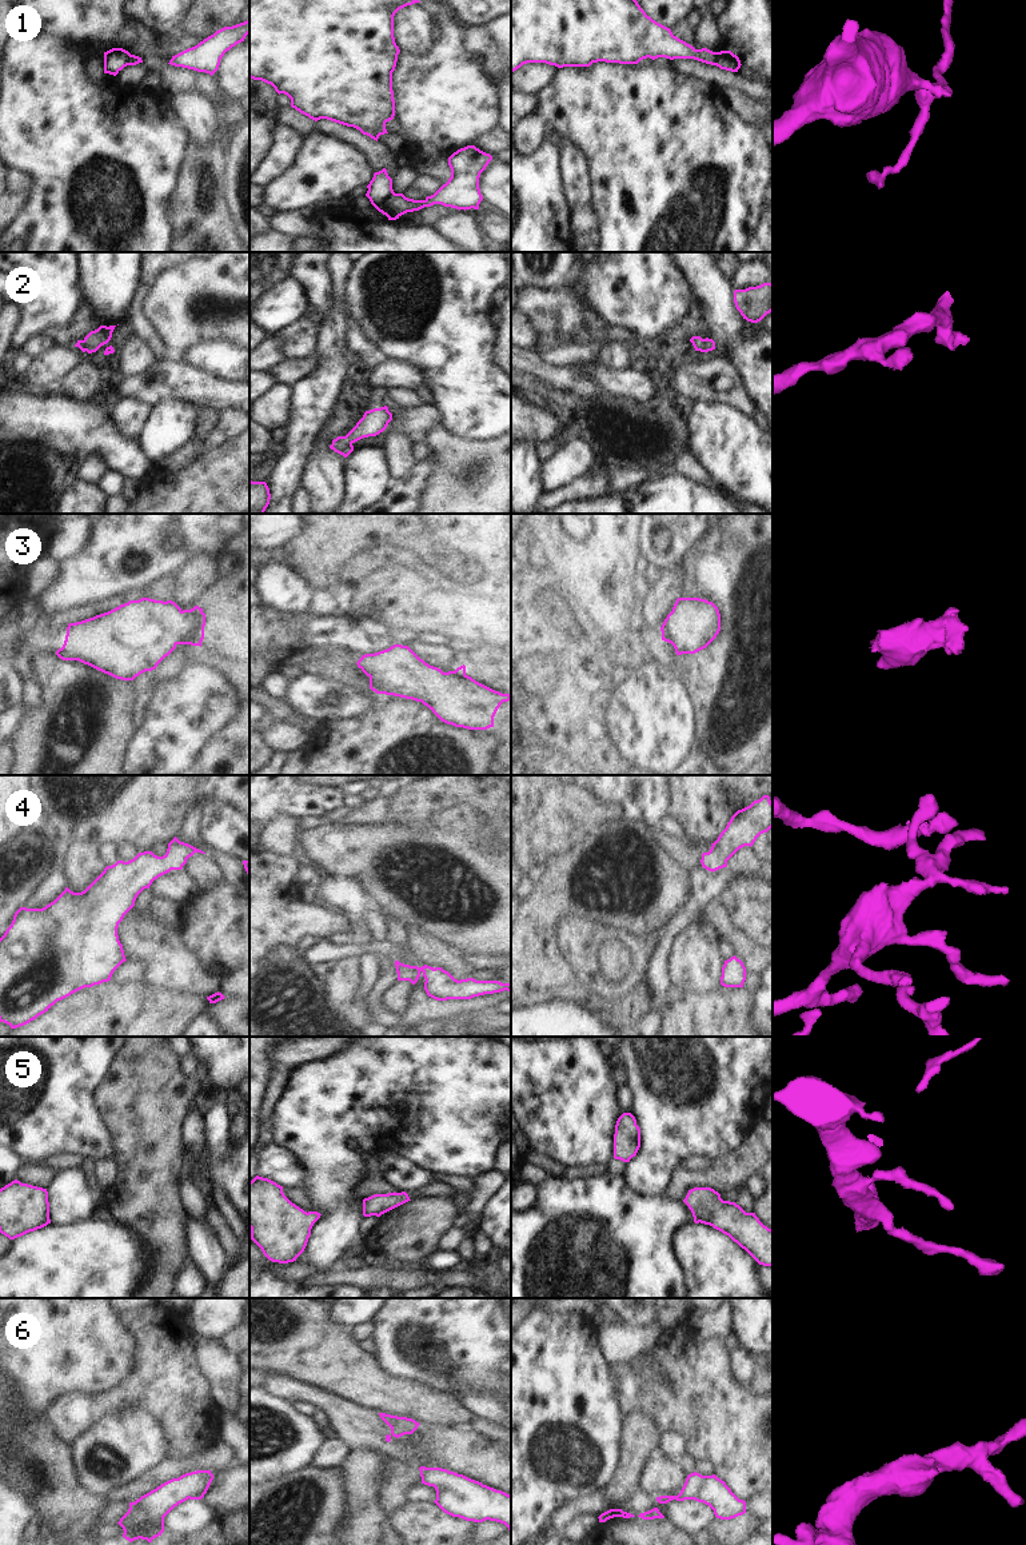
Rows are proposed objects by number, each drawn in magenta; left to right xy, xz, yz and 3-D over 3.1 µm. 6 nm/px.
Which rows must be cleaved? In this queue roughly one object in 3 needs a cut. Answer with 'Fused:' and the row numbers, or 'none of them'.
Fused: 1

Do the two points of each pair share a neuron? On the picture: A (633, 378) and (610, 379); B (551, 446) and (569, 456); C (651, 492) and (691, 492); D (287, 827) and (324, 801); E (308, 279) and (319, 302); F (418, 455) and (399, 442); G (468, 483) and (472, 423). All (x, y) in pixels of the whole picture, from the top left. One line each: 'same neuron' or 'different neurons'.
A: same neuron
B: different neurons
C: same neuron
D: different neurons
E: same neuron
F: different neurons
G: different neurons

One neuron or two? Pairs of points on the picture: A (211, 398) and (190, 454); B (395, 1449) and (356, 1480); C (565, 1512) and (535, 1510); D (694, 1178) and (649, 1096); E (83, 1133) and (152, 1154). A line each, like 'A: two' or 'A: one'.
A: two
B: two
C: two
D: two
E: two

